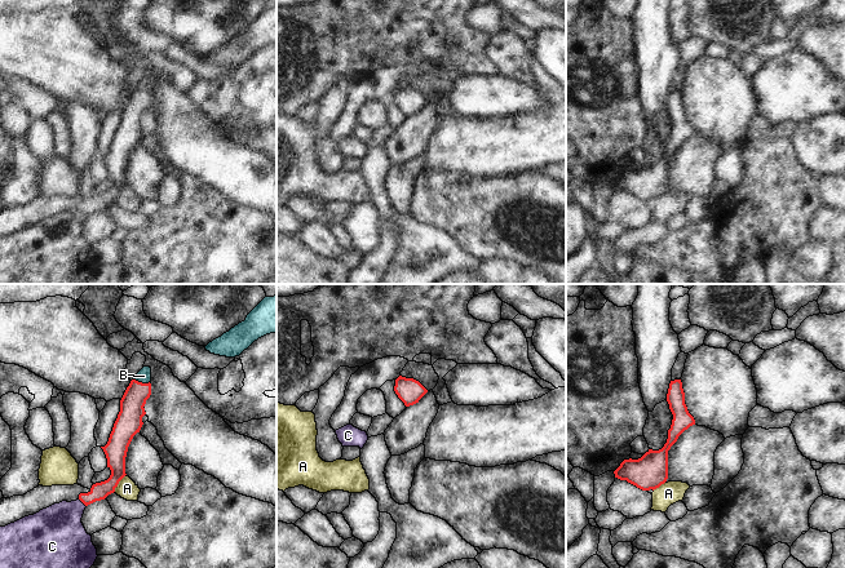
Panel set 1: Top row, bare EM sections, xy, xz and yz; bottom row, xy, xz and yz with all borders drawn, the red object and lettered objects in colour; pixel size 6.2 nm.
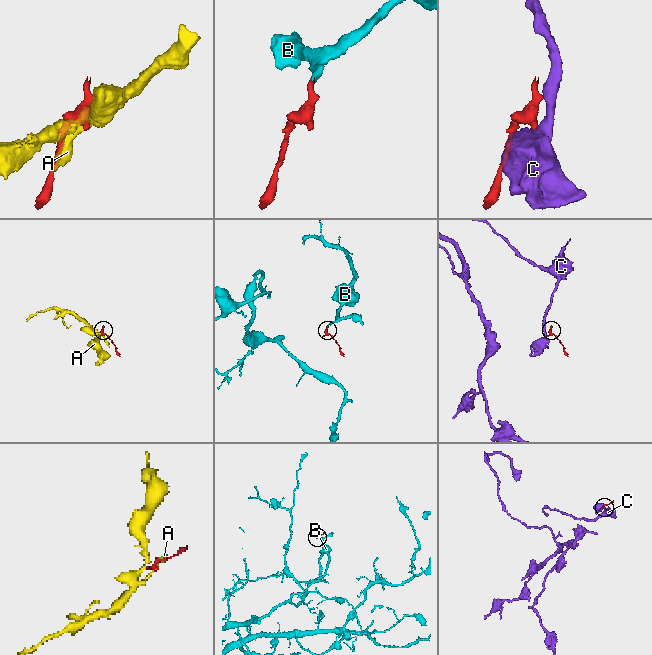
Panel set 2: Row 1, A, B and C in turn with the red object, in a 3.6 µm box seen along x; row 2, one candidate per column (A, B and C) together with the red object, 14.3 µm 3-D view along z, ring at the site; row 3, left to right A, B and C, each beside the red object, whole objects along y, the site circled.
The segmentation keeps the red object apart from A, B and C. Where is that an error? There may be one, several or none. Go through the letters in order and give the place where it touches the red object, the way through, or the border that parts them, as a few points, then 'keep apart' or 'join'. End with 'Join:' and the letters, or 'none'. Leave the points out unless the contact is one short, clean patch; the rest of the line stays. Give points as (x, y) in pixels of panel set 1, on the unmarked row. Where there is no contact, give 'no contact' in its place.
A: meets red in xy at (118, 194); border along xy (125, 185), (114, 202); keep apart
B: meets red in xy at (141, 93); runs through xy (129, 131), (132, 112), (141, 93), (144, 87); join
C: meets red in xy at (82, 212); border along xy (79, 209), (85, 217); keep apart
Join: B

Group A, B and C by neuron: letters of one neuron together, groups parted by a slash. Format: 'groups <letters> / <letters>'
groups A / B / C

